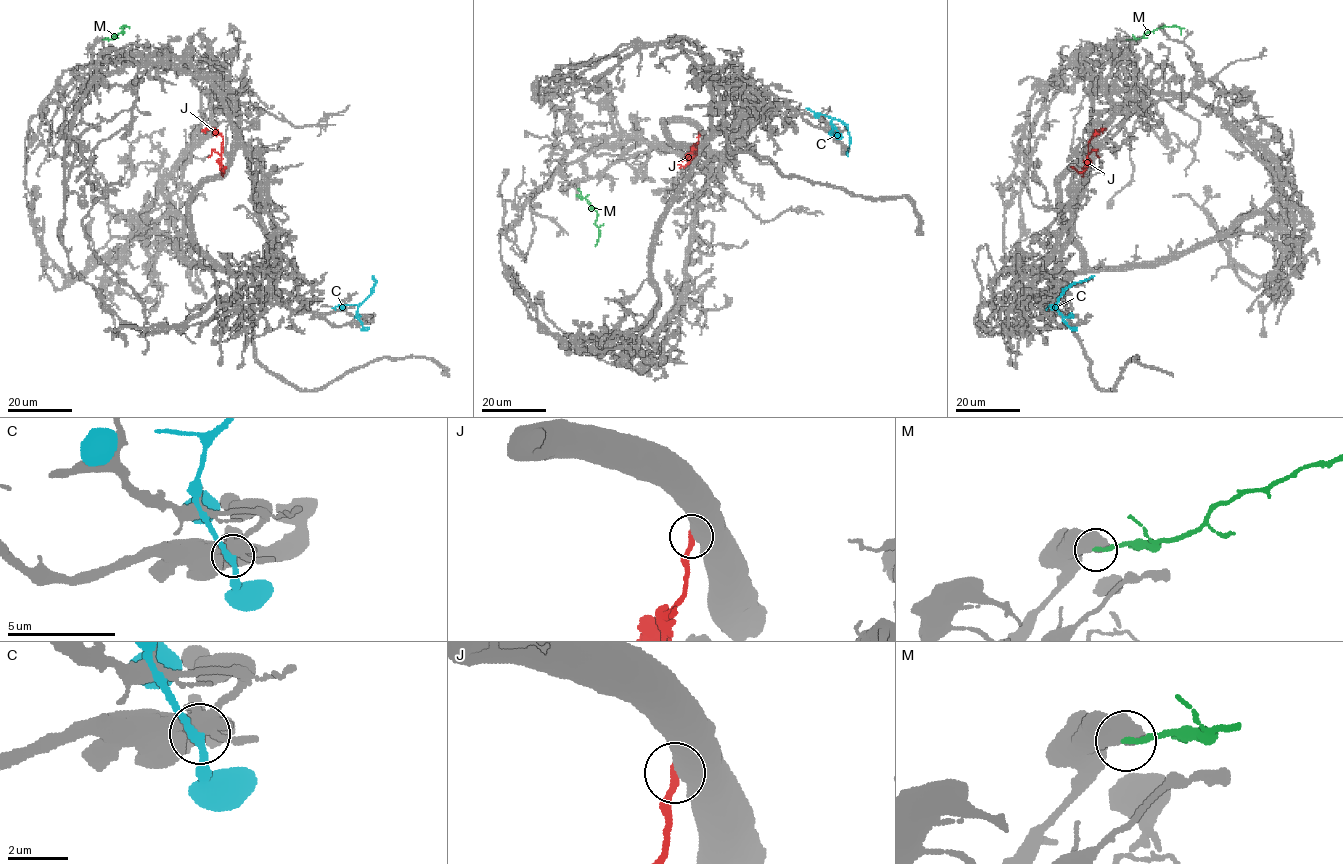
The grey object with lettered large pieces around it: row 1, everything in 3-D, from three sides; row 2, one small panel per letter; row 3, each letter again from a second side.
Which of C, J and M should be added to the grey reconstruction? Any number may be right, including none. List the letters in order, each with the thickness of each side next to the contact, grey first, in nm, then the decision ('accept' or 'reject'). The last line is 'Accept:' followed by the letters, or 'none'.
C: calibres 400 and 240 nm; reject
J: calibres 750 and 240 nm; reject
M: calibres 850 and 190 nm; reject
Accept: none

